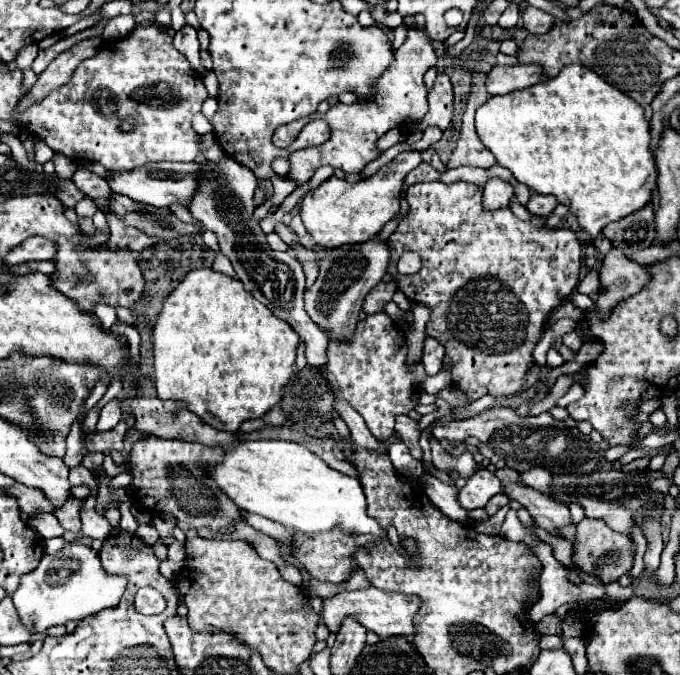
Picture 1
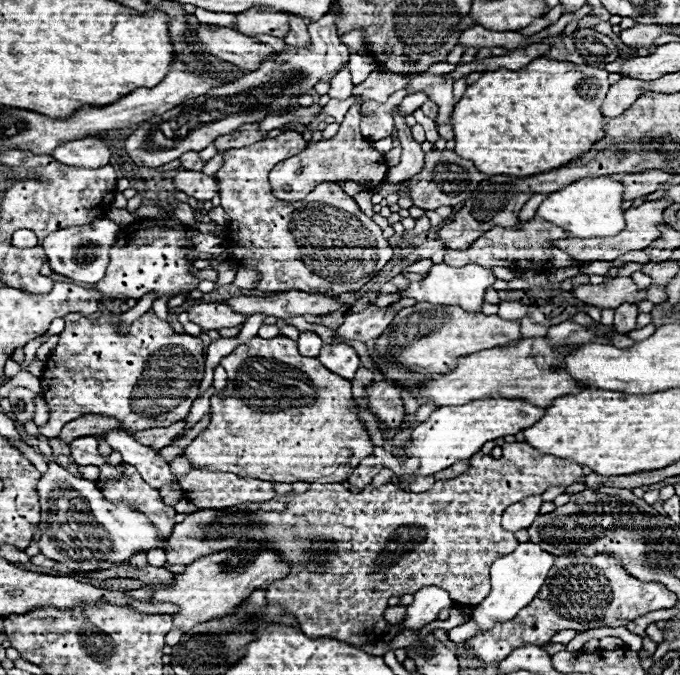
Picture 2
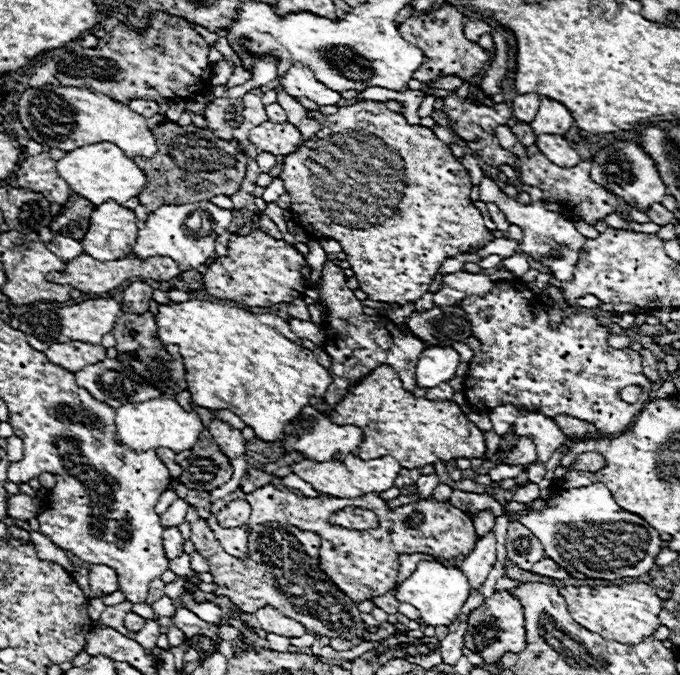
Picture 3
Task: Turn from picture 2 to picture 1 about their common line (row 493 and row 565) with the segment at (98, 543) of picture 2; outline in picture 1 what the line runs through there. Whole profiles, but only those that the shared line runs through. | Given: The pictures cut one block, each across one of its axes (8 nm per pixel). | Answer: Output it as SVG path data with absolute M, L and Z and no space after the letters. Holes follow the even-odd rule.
M72 542L56 554L46 554L36 570L24 574L12 600L20 622L30 632L42 634L50 626L66 624L68 620L82 620L88 614L116 606L124 594L124 586L124 578L108 576L104 572L98 554L88 544Z

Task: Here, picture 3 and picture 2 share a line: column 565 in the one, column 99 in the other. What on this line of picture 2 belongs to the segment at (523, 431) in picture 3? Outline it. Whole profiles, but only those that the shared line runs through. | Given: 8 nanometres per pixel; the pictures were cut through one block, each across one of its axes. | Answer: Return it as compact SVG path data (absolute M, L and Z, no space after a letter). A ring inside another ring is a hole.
M110 430L106 434L100 434L98 440L104 440L110 444L112 450L122 454L122 460L130 466L134 466L142 478L154 486L156 490L160 490L162 486L170 484L174 480L172 472L170 472L170 464L164 462L160 458L160 454L144 444L138 444L130 434L126 434L124 430Z

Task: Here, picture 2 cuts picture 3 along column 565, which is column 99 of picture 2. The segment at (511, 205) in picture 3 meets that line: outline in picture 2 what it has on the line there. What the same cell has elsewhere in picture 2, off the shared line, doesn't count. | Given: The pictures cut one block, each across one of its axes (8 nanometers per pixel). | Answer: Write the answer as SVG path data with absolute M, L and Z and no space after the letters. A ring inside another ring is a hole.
M94 218L86 226L70 226L56 234L50 234L50 238L42 242L42 246L46 250L48 262L54 272L64 274L72 280L94 284L94 282L100 282L106 274L106 266L110 262L108 252L116 242L118 232L120 232L120 226L114 224L110 218Z

